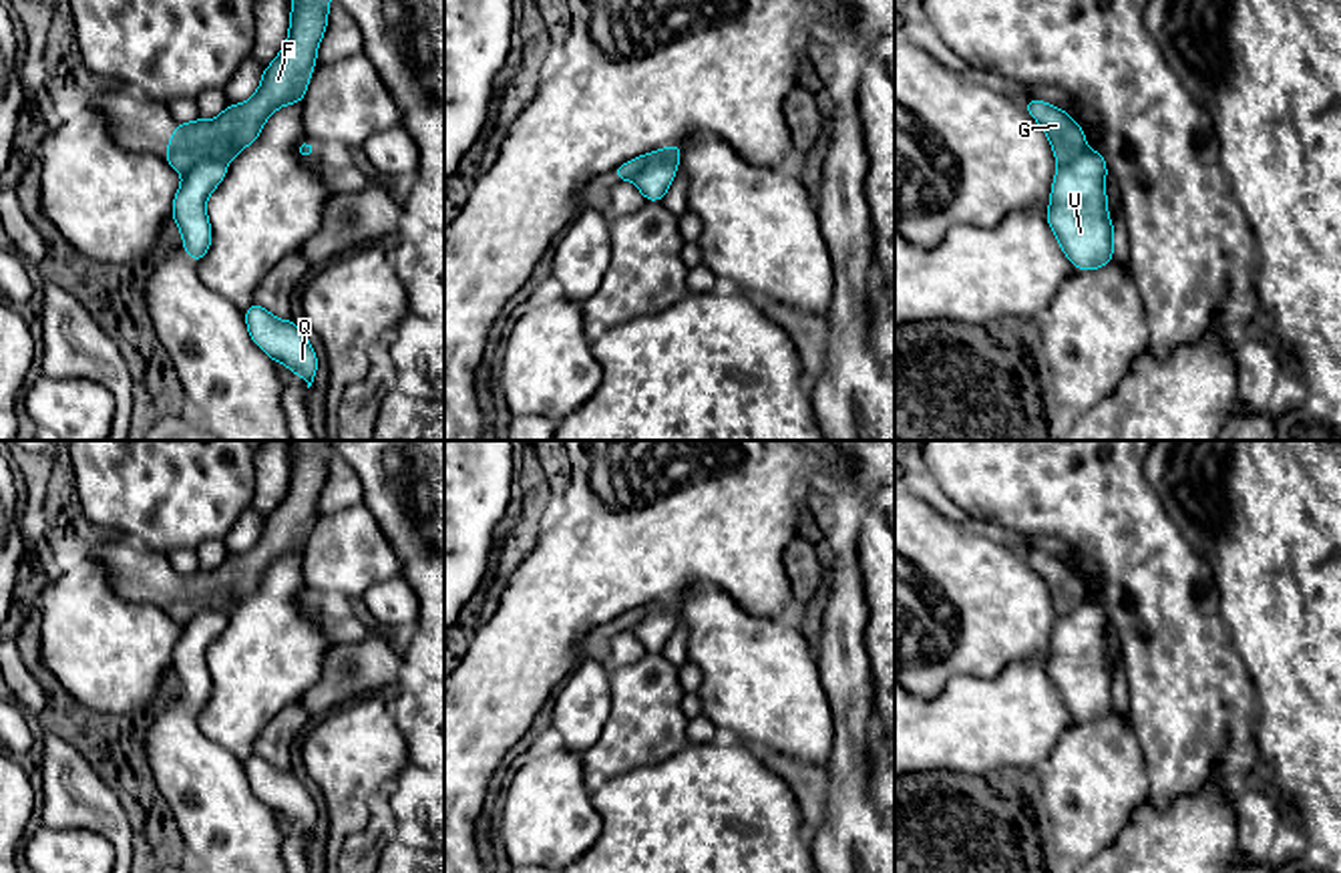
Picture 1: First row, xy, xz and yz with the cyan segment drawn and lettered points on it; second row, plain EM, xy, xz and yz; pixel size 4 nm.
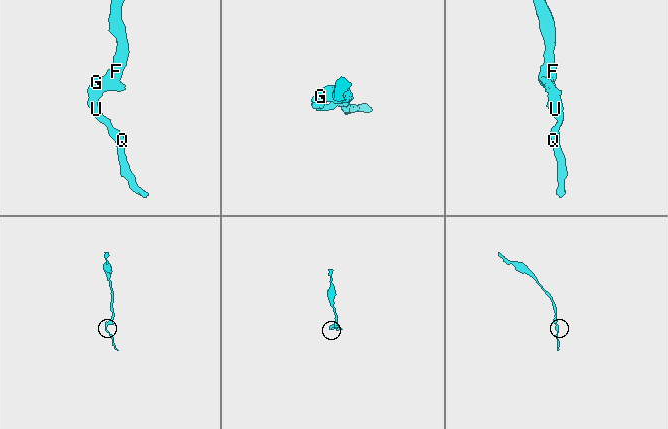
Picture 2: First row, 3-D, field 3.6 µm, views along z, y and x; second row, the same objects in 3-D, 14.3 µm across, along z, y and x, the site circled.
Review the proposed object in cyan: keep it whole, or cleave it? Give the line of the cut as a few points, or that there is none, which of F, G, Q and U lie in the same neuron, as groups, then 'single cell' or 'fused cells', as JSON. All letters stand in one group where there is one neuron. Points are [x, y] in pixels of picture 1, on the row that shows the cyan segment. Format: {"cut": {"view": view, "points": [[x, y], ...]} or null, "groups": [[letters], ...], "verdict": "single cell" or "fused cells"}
{"cut": {"view": "xz", "points": [[674, 167], [650, 159], [630, 178]]}, "groups": [["F", "G"], ["Q", "U"]], "verdict": "fused cells"}

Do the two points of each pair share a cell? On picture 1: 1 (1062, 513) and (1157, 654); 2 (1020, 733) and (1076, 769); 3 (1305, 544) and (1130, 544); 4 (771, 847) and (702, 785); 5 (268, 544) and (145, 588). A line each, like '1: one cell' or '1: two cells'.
1: one cell
2: two cells
3: two cells
4: one cell
5: one cell

